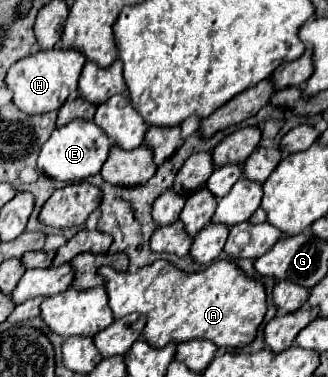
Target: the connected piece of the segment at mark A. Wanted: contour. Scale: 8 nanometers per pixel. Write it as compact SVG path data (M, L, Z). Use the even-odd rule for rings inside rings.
M164 260L136 272L114 272L110 266L102 266L98 274L104 276L114 320L132 312L148 316L142 338L154 348L164 348L170 342L210 340L218 348L236 350L254 340L266 314L264 286L244 276L232 260L218 260L194 274L180 272Z

